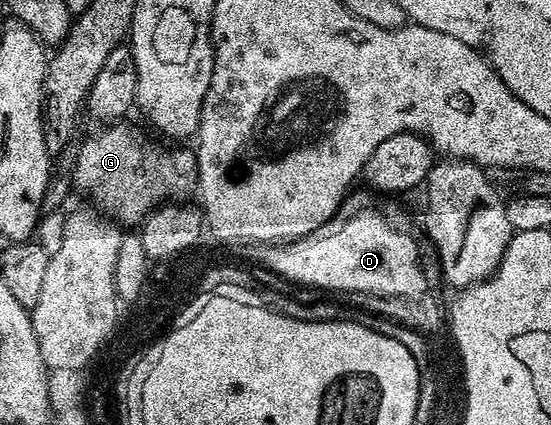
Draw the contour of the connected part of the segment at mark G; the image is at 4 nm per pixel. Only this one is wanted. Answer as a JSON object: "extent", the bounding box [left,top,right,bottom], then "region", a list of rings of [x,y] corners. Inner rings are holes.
{"extent":[74,123,197,226],"region":[[[126,123],[101,127],[97,136],[90,137],[77,150],[74,184],[79,191],[81,188],[88,192],[97,204],[93,205],[117,225],[139,226],[160,205],[184,202],[191,192],[193,195],[197,187],[196,153],[188,146],[169,146],[159,139],[151,140],[142,129]]]}

